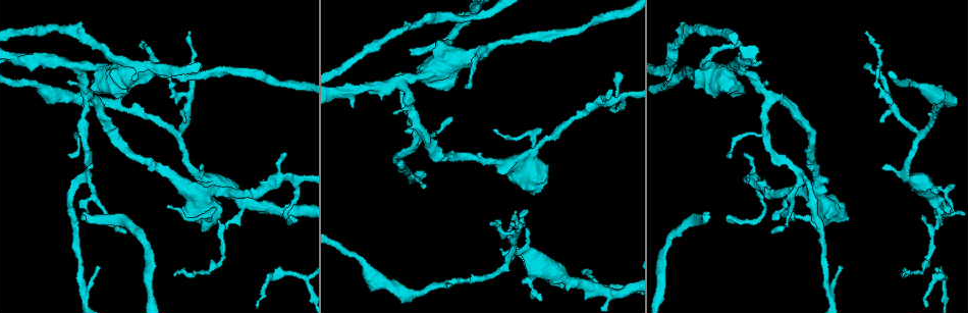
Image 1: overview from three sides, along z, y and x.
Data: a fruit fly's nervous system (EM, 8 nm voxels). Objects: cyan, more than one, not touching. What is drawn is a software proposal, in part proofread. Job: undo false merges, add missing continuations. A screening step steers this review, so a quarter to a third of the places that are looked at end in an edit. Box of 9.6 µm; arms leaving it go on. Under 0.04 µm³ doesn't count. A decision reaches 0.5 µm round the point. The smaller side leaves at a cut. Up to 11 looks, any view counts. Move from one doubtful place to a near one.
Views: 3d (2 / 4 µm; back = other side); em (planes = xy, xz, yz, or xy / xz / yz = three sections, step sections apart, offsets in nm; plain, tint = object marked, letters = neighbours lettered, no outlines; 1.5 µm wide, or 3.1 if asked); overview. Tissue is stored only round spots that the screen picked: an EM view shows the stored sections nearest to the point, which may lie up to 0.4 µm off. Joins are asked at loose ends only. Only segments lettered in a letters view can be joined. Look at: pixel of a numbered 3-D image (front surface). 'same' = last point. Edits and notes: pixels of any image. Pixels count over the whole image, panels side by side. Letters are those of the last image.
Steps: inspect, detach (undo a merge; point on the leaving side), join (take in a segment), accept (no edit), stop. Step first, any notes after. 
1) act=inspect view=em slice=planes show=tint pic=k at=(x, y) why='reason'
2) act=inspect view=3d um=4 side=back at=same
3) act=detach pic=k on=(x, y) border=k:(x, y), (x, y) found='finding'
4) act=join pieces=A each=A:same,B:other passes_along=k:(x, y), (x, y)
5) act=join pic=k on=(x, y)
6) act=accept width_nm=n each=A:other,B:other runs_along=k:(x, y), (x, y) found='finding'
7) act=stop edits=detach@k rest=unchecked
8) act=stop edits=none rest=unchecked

act=inspect view=em slice=xy step=8 show=letters pic=1 at=(493, 130) why='branch stops here'

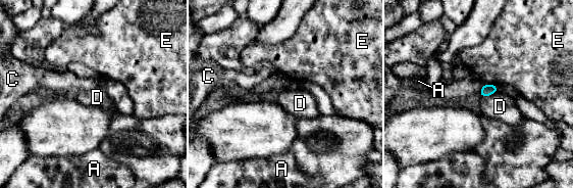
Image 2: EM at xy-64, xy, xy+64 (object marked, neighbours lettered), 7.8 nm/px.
act=inspect view=em slice=planes show=letters at=same why='cut it another way'

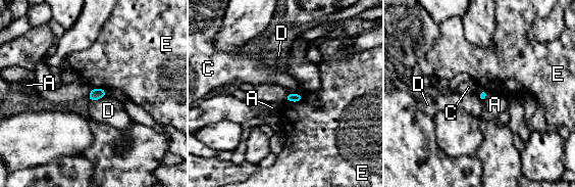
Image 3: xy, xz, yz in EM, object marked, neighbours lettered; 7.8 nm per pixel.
act=accept longest_contact=D:160nm each=A:other,C:other,D:other,E:other found='no lettered segment goes on from it'

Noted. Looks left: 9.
act=inspect view=em slice=xy step=4 show=tint pic=1 at=(505, 263) why='a fork'

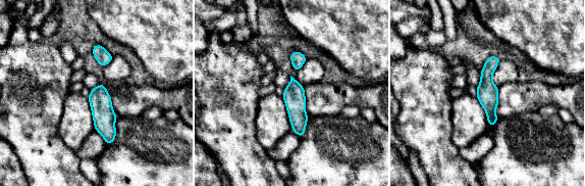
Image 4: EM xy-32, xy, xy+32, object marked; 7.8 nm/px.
act=inspect view=em slice=planes show=letters at=same

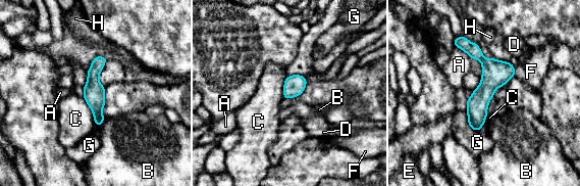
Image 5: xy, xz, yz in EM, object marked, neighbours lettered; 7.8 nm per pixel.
act=accept each=A:other,B:other,C:other,D:other,E:other,F:other,G:other,H:other border=5:(82, 96), (92, 111), (96, 126) found='all the same cell'

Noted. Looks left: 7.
act=inspect view=em slice=planes show=letters pic=1 at=(940, 85) why='branch stops here'

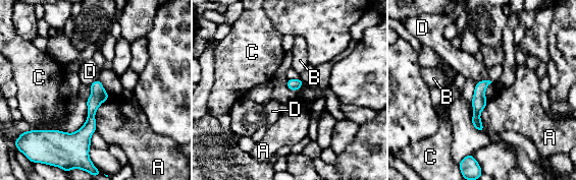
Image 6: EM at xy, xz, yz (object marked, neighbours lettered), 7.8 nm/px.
act=accept each=A:other,B:other,C:other,D:other runs_along=6:(98, 83), (84, 139) found='no lettered segment goes on from it'

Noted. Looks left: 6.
act=inspect view=em slice=xz step=8 show=letters pic=1 at=(704, 213) why='end of a long branch'

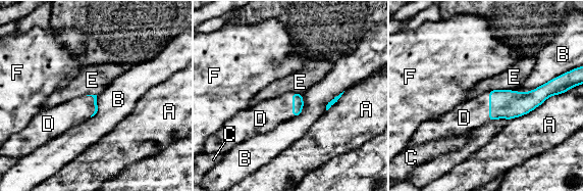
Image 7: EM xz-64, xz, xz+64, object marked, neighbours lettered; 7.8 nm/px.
act=join pieces=D each=A:other,B:other,C:other,D:same,E:other,F:other passes_along=7:(508, 104), (489, 106), (464, 117) found='the cell continues'

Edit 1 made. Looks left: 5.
act=stop edits=join@7 rest=unchecked

